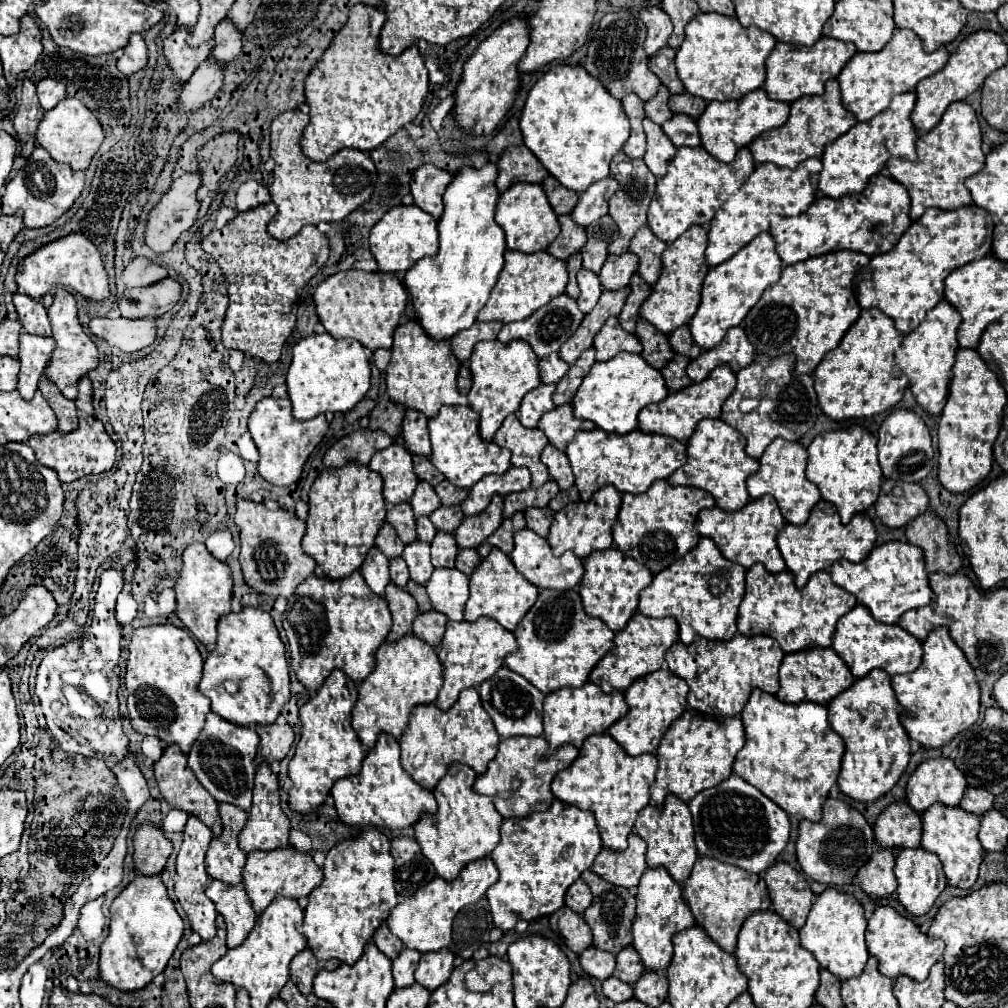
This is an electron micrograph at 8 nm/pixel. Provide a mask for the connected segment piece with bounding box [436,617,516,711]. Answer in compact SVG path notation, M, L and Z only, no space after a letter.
M480 617L474 623L450 621L446 625L442 647L438 649L438 659L444 667L444 675L442 675L444 683L442 683L442 689L438 693L436 707L442 711L450 709L456 703L460 691L470 689L470 687L476 689L482 681L490 679L502 667L504 657L512 651L516 651L514 635L490 617Z

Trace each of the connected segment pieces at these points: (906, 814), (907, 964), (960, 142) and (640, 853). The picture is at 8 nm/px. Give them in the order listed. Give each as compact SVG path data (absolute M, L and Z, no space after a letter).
M900 801L900 803L892 803L880 813L874 825L874 833L880 847L914 849L920 845L922 821L920 821L920 815L910 809L910 805Z
M878 907L868 921L866 929L866 947L872 957L878 959L878 971L886 977L912 977L914 981L924 981L930 973L930 967L942 959L944 941L930 939L920 933L912 919L902 917L892 907Z
M966 101L952 103L940 125L928 133L922 133L916 141L916 161L892 157L886 163L890 177L902 183L910 193L910 219L916 221L928 207L952 211L970 205L970 191L964 181L984 167L984 153L980 149L982 133L974 109Z
M632 833L628 837L626 851L614 853L602 849L594 861L592 871L612 885L620 885L626 889L636 887L642 873L646 871L646 843Z

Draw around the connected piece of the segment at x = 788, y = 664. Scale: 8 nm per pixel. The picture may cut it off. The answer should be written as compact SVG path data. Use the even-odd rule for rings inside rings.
M808 649L800 653L790 653L784 657L780 665L780 691L776 697L784 703L822 703L828 705L838 693L854 683L854 675L850 673L848 665L834 649Z

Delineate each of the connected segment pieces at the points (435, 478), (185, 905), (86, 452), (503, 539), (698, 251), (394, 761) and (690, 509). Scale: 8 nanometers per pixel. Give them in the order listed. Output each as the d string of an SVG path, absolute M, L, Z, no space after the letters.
M412 457L412 461L414 461L414 473L418 475L418 479L420 481L426 481L426 483L430 483L432 487L436 487L438 483L442 483L444 481L444 475L442 473L438 473L436 469L434 469L434 465L426 459L426 457Z
M190 817L184 829L184 841L180 847L180 853L176 857L176 883L174 883L174 893L178 897L178 903L182 905L182 909L188 915L190 927L192 931L196 931L202 941L210 941L216 935L216 909L214 903L206 897L206 885L210 883L210 875L204 869L204 857L208 851L208 845L212 841L212 831L198 819L198 817Z
M82 377L78 383L78 399L76 399L76 407L78 407L78 419L80 419L80 427L74 433L50 433L50 435L34 435L30 437L28 445L32 447L32 451L36 453L36 459L40 465L54 469L58 473L58 479L62 483L72 483L76 479L82 479L86 475L100 475L108 469L112 469L114 465L114 457L116 457L116 445L114 441L108 437L108 433L104 431L104 425L94 417L94 407L92 407L92 383L88 377Z
M516 513L514 517L510 519L504 519L504 523L500 525L498 531L494 531L490 537L488 537L488 543L492 547L498 547L500 551L504 551L506 555L510 555L510 551L514 549L514 533L524 529L526 527L526 521L524 521L524 515L522 513Z
M692 225L686 233L682 233L682 237L678 237L678 241L670 243L664 249L660 279L652 285L648 299L640 307L640 317L646 319L648 323L652 323L654 327L658 327L660 333L668 335L674 329L686 325L694 317L694 313L700 305L702 281L708 273L708 265L704 259L706 245L708 245L708 231L704 227Z
M380 735L376 747L366 755L358 775L340 779L332 787L334 807L342 823L350 827L382 827L406 829L420 821L424 813L436 813L436 799L432 791L422 789L400 765L400 745L392 735Z
M664 479L650 485L646 493L622 495L618 521L612 529L614 545L628 557L642 561L642 565L656 575L698 545L700 535L694 529L694 521L706 507L714 507L714 497L710 493L696 487L672 487Z

